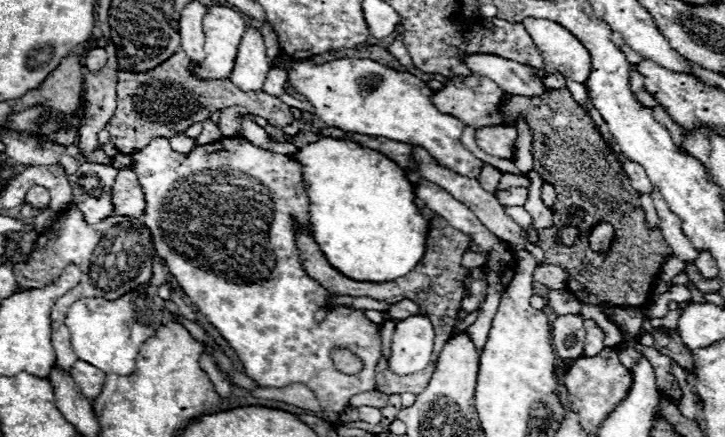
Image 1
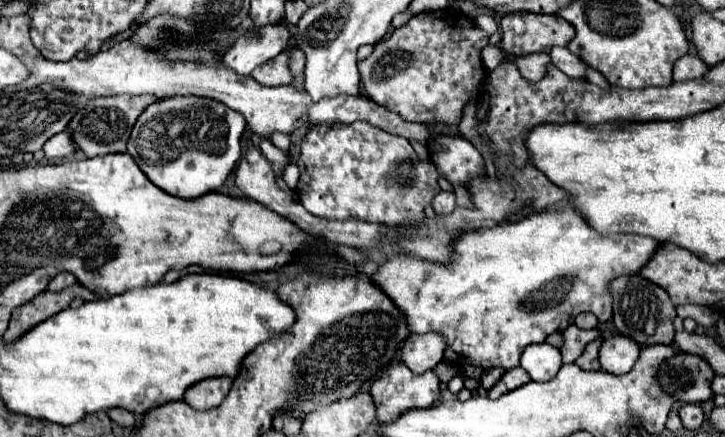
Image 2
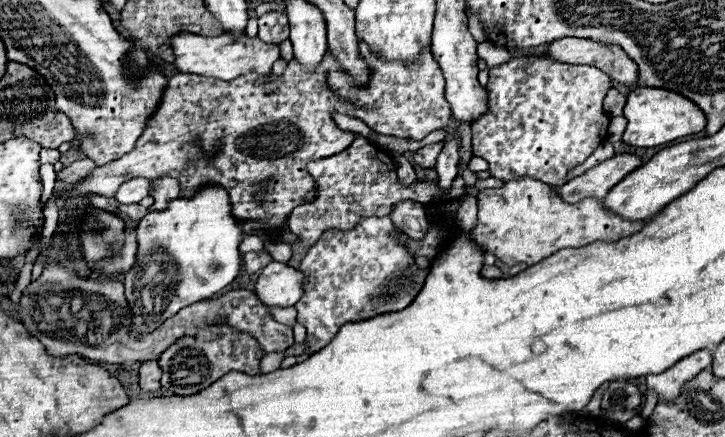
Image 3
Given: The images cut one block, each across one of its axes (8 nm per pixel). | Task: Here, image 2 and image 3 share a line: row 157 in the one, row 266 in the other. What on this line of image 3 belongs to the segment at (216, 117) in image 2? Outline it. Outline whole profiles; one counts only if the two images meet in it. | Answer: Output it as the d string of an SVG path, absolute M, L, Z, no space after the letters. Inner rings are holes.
M202 186L194 192L192 198L170 200L168 208L162 212L148 212L138 220L136 238L138 254L134 266L124 276L126 300L132 312L132 330L134 332L152 332L174 312L190 306L198 300L206 300L220 292L224 286L232 284L240 276L240 242L242 242L242 222L230 214L230 196L222 186Z

